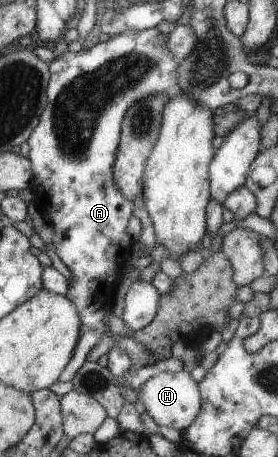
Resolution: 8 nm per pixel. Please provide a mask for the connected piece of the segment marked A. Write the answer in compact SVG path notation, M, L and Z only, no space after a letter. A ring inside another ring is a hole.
M151 27L145 30L139 31L123 31L115 36L110 36L105 42L96 43L91 48L78 52L65 51L62 55L56 55L54 59L48 63L48 71L50 72L48 83L46 86L46 103L45 108L41 111L38 123L31 131L29 138L26 140L29 145L28 159L32 168L31 185L29 186L34 192L37 205L43 208L47 213L47 222L53 229L53 237L51 244L56 252L56 255L60 258L61 262L71 272L69 288L66 292L66 297L73 303L75 310L79 317L79 336L72 350L69 360L65 368L61 371L57 381L69 382L72 374L83 364L85 356L97 344L97 340L102 338L103 334L108 332L107 318L109 314L112 314L111 304L113 304L113 292L115 285L124 276L123 271L131 258L131 240L130 236L127 236L125 232L127 221L131 216L131 212L134 210L133 203L126 199L121 191L117 188L112 175L112 164L115 160L115 155L118 147L118 140L120 137L120 126L127 112L128 107L138 101L141 98L145 98L149 95L160 95L163 93L171 93L176 90L176 82L178 81L178 67L179 61L170 55L169 49L166 47L166 36L159 33L159 30L155 27Z

